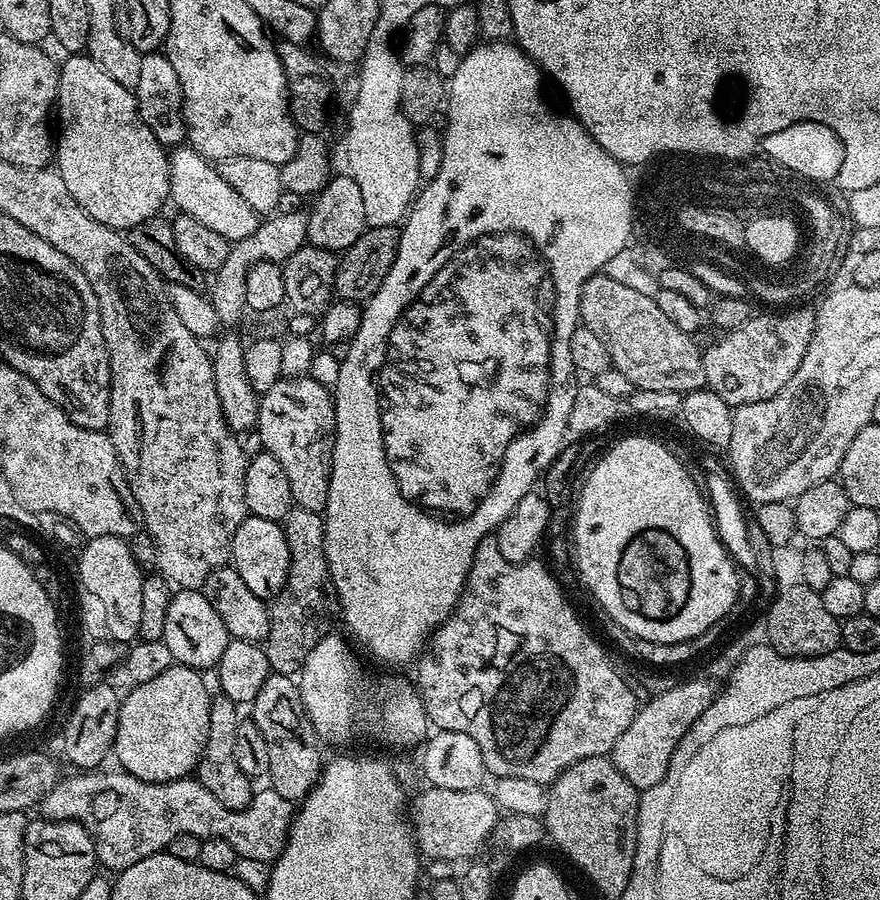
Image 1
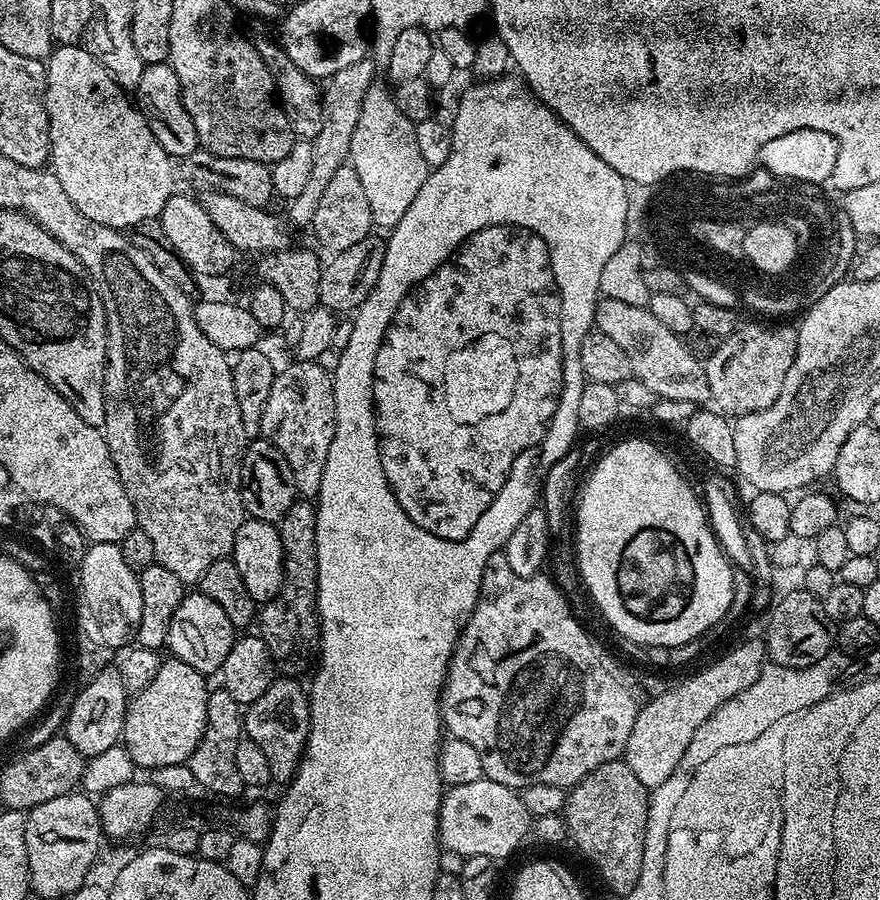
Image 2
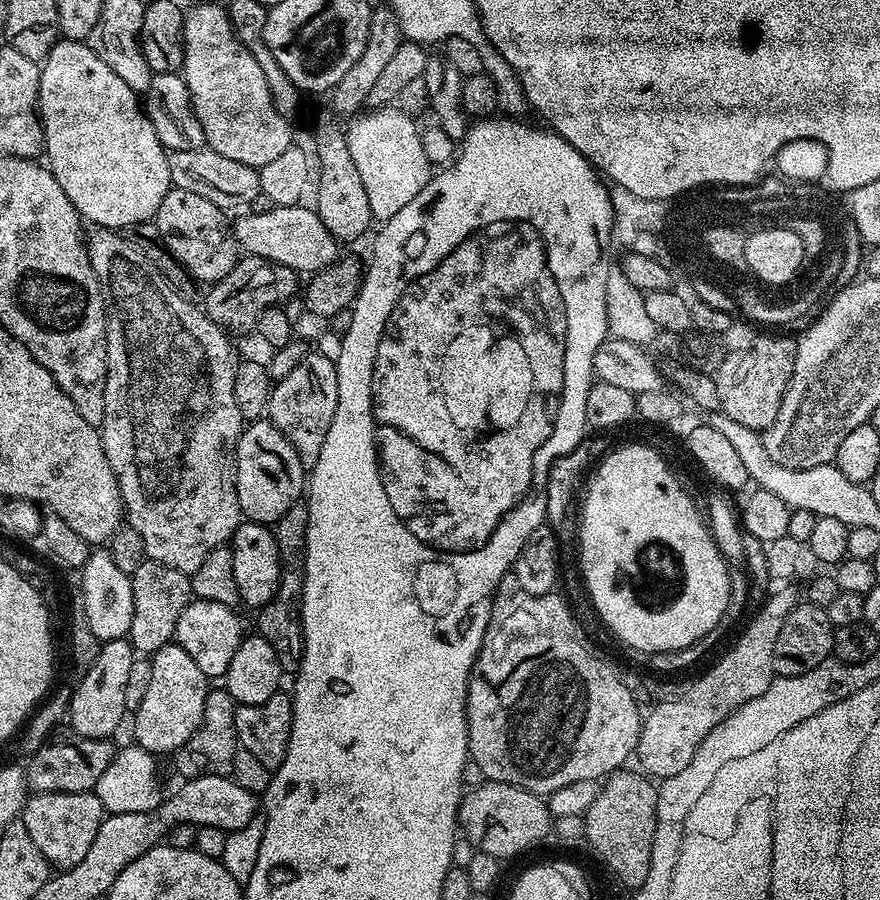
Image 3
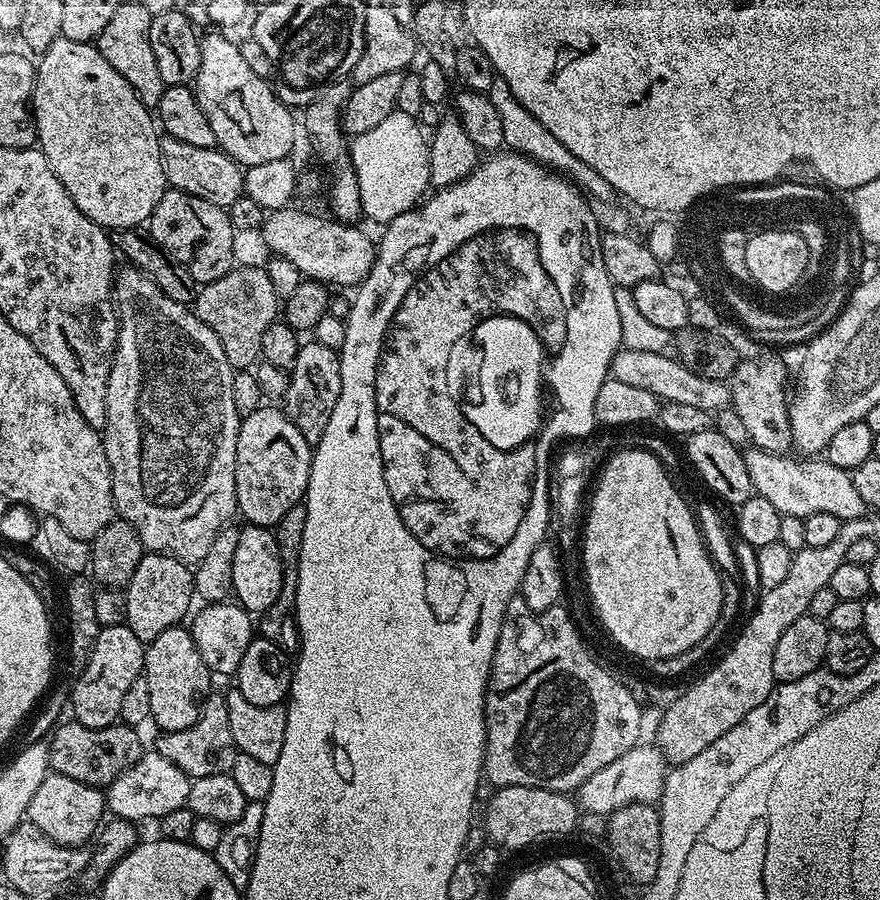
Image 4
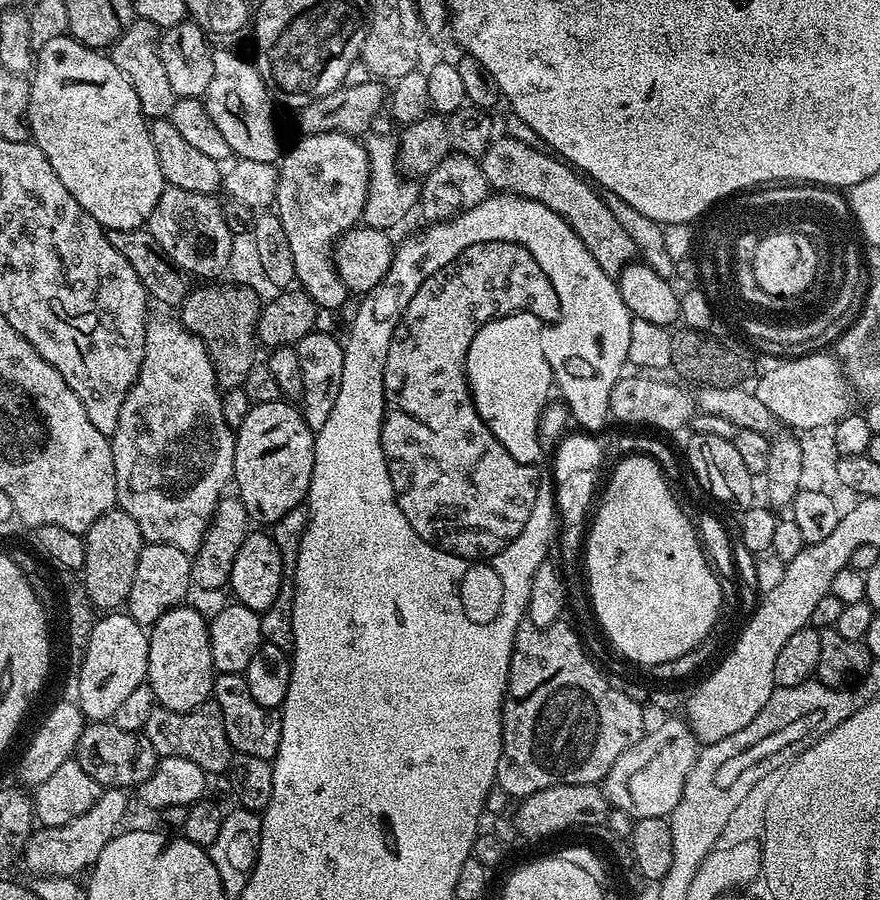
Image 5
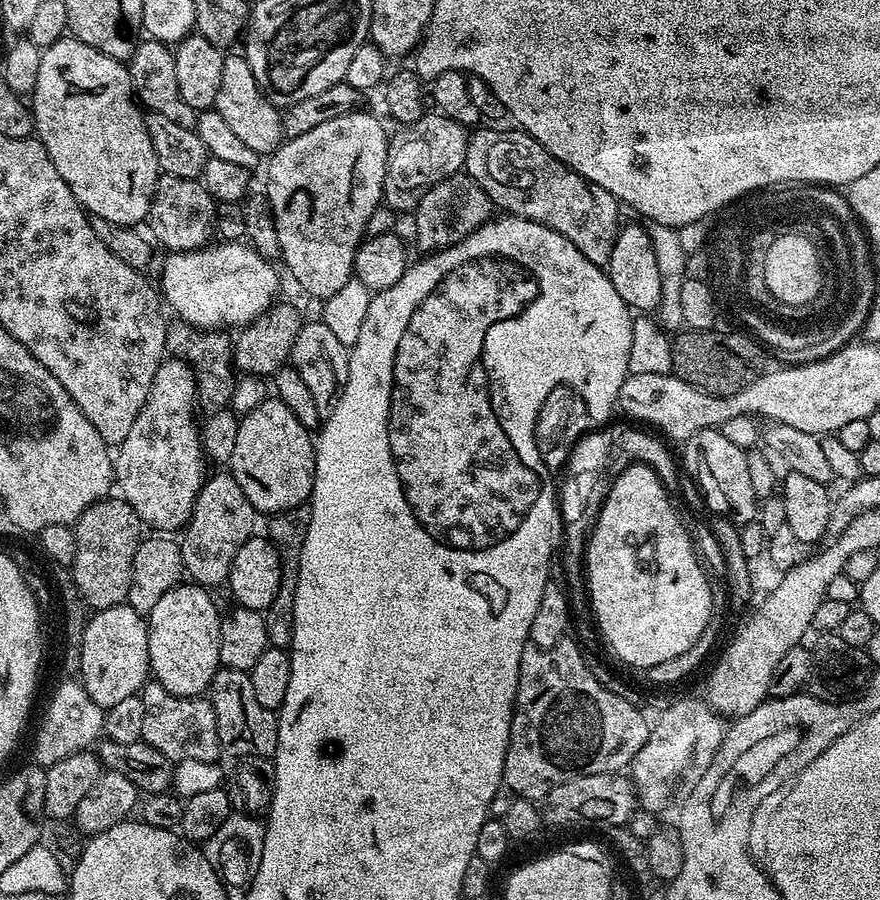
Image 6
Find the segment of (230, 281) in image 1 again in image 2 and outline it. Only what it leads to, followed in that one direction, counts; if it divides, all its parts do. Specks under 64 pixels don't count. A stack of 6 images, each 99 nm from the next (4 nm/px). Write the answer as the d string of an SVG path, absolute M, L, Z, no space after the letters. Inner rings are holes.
M371 59L359 60L354 62L354 66L345 66L343 70L338 70L338 74L328 77L323 85L322 126L312 139L314 166L310 170L310 179L306 181L306 187L300 191L298 198L287 201L286 204L286 216L293 225L296 223L304 229L311 225L314 213L318 210L318 202L322 199L322 193L330 183L330 178L334 178L335 172L345 167L350 157L354 126L358 126L358 118L362 115L362 102L368 91L377 83L375 66L377 67Z

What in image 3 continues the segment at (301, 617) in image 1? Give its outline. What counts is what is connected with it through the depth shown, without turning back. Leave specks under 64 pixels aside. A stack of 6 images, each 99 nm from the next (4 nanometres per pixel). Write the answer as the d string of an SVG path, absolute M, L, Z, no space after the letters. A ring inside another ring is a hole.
M298 502L282 514L274 525L278 554L280 555L280 585L276 597L259 609L260 628L259 635L274 646L274 654L278 654L281 669L295 669L304 655L304 623L300 620L300 599L304 593L304 547L306 546L306 530L308 529L307 503Z

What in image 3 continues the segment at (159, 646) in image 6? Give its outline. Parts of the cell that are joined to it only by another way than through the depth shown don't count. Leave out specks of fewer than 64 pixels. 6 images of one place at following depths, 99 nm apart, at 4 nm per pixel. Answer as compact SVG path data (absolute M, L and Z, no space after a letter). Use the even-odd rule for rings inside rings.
M175 642L151 653L150 663L150 686L146 686L146 695L134 710L134 740L150 753L174 754L196 733L202 722L202 710L206 706L210 680L202 674L202 670L198 670L194 658L190 658L190 654L186 654L186 650L182 650L182 646Z

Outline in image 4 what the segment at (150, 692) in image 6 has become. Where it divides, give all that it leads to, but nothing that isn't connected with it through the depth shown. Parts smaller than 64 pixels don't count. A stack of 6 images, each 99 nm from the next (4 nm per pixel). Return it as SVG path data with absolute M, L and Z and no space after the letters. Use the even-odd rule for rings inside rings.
M210 694L202 702L200 716L186 730L160 732L157 735L154 751L184 771L192 780L210 778L214 774L229 774L234 766L236 743L234 734L230 734L230 714L226 714L224 696Z

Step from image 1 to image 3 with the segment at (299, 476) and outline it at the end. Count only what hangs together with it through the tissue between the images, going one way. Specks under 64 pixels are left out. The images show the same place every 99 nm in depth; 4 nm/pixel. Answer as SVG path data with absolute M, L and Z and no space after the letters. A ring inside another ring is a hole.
M312 350L301 358L290 374L273 383L266 416L274 427L286 434L301 462L311 466L318 462L322 442L326 442L326 430L330 430L330 422L334 422L334 410L338 410L336 364Z

